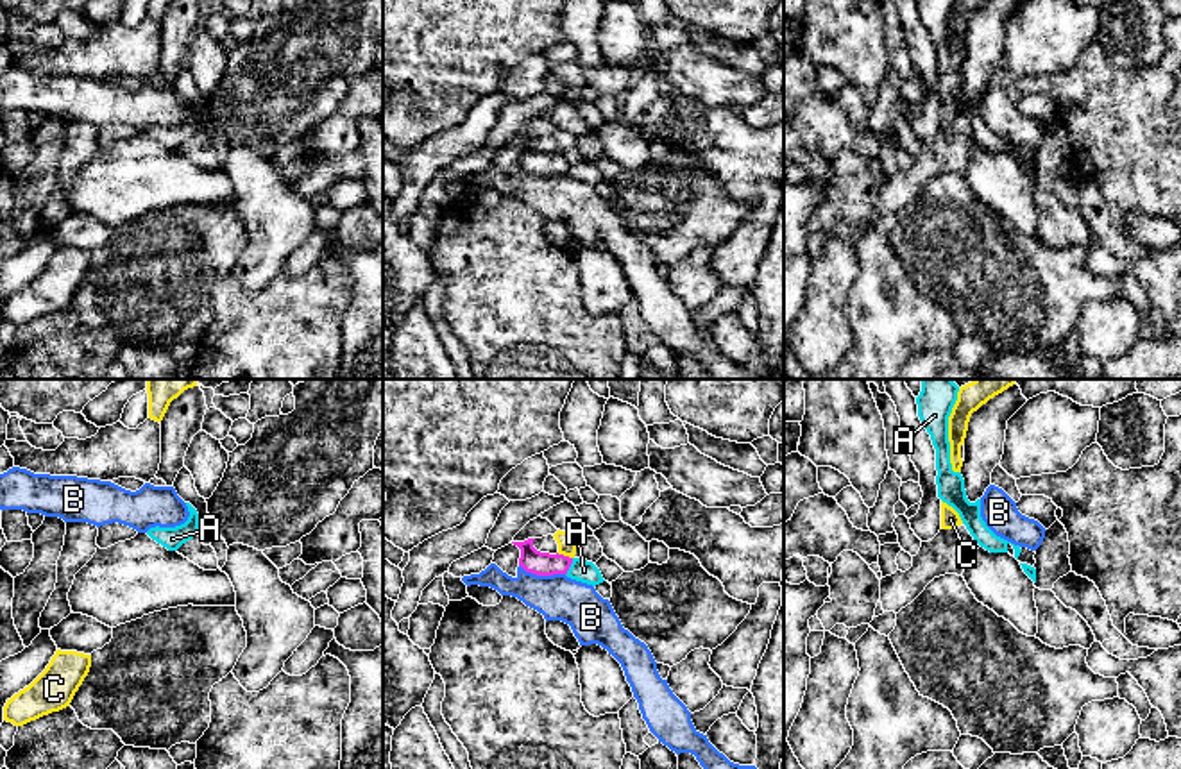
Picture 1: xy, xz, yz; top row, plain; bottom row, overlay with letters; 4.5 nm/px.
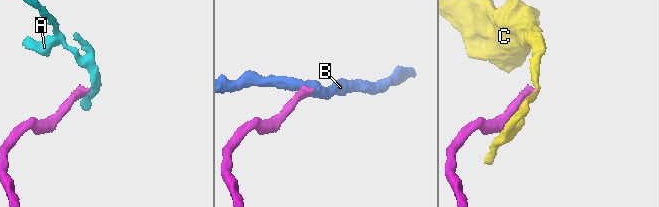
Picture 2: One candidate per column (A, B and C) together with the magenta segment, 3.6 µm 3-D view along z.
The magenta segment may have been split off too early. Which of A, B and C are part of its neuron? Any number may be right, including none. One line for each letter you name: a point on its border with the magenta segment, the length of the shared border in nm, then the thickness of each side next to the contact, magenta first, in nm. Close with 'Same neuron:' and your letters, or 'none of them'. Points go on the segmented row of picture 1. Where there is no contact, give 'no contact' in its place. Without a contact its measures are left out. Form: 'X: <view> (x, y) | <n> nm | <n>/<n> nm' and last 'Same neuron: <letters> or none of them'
Same neuron: none of them

